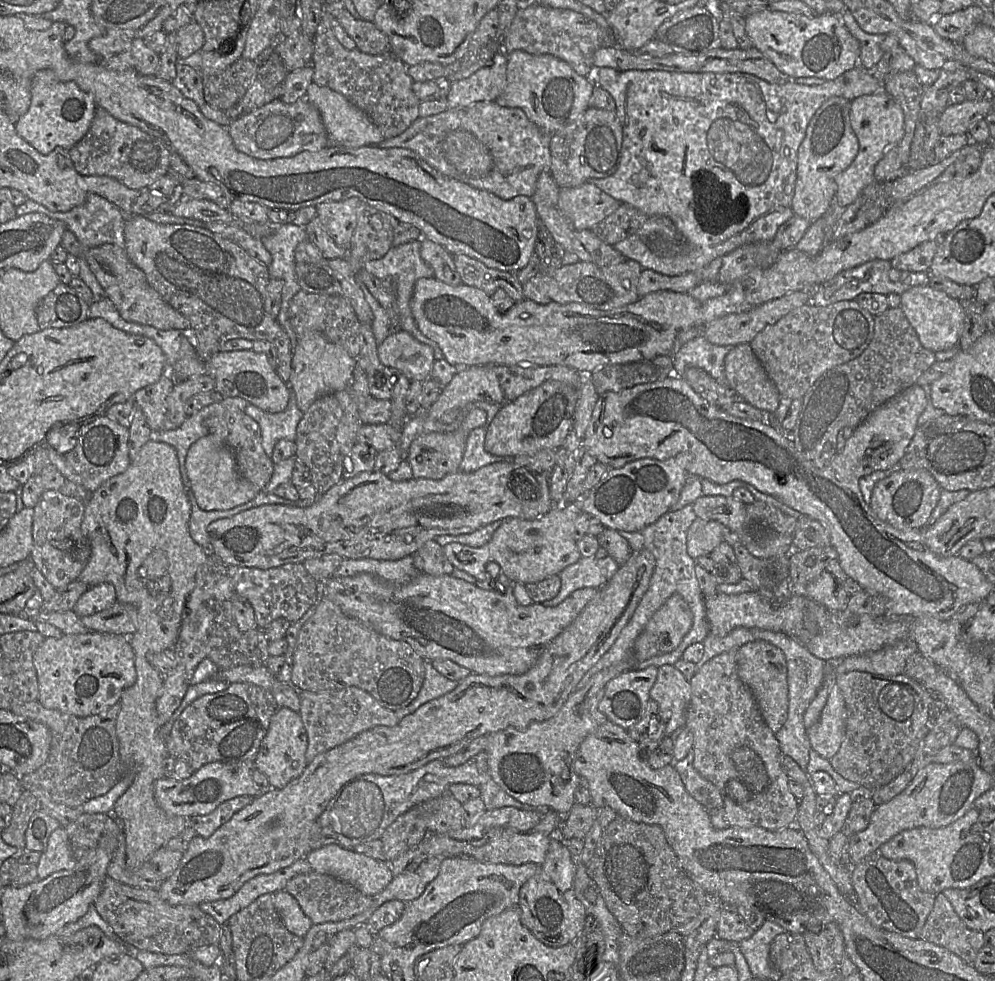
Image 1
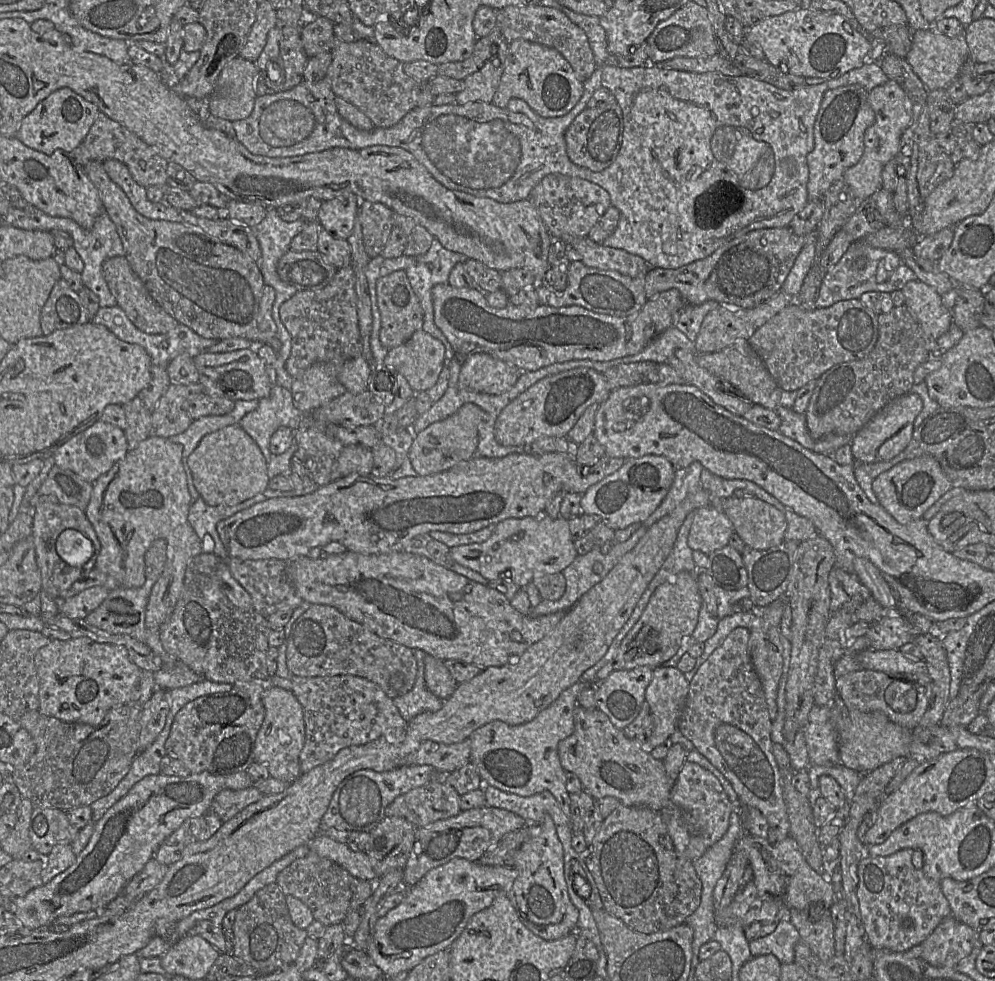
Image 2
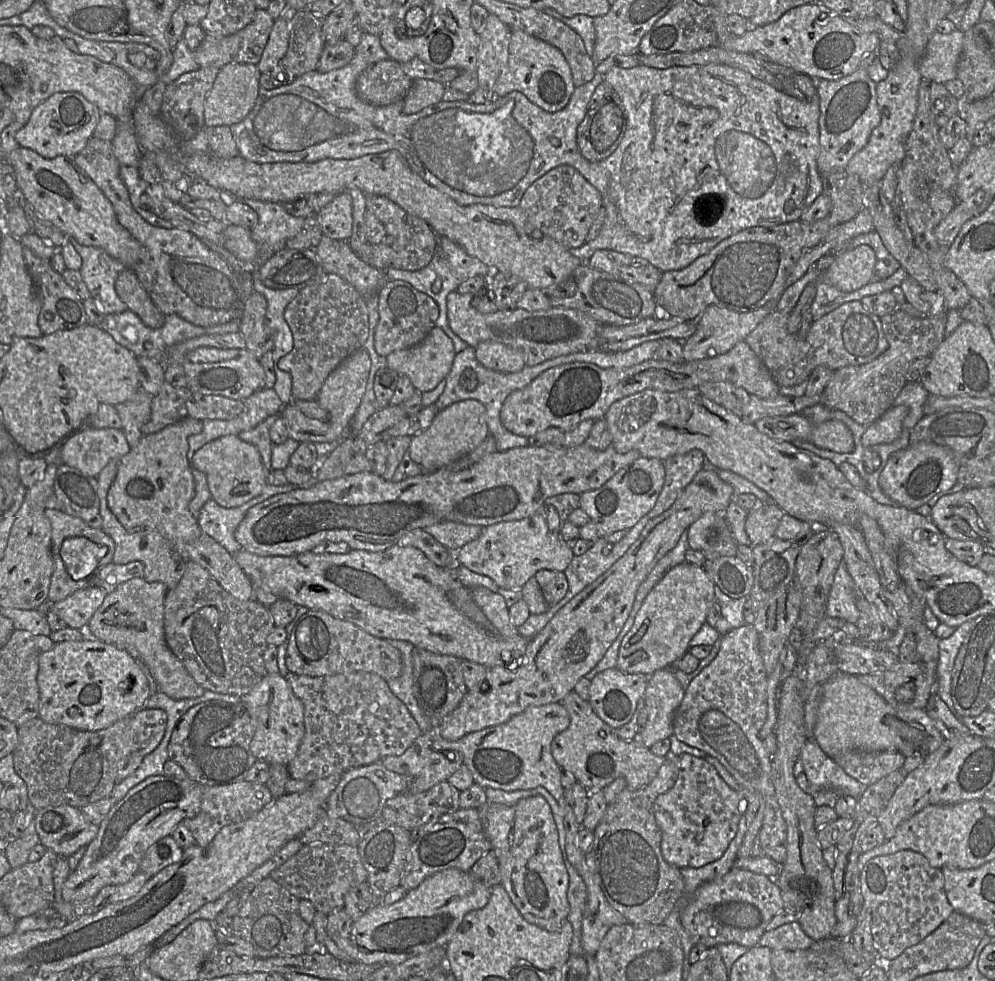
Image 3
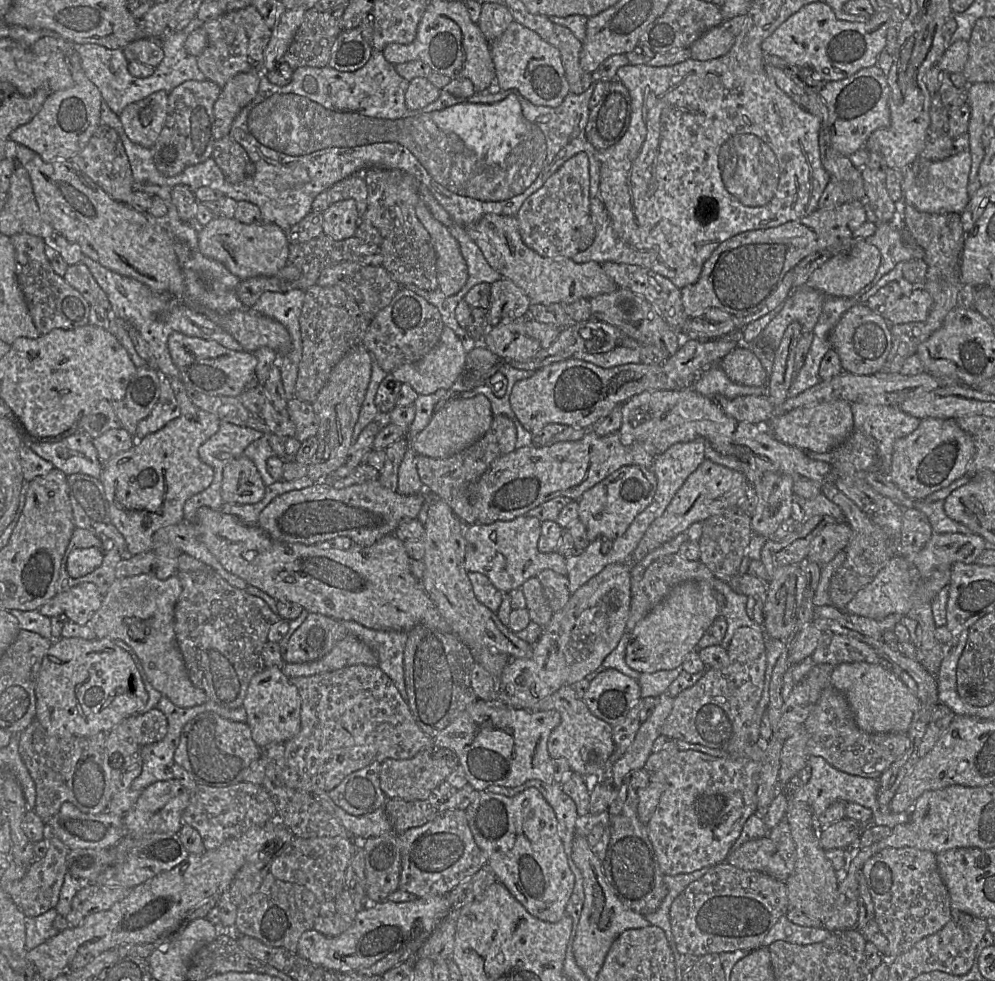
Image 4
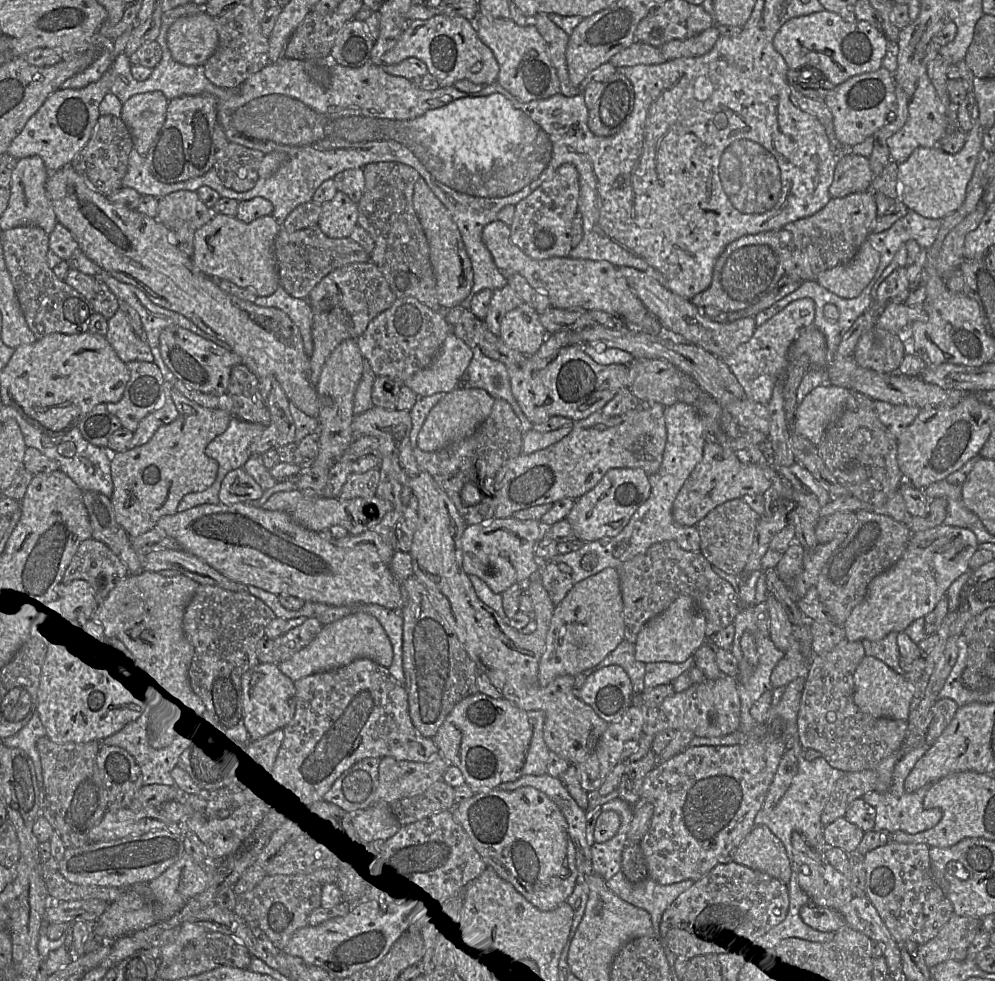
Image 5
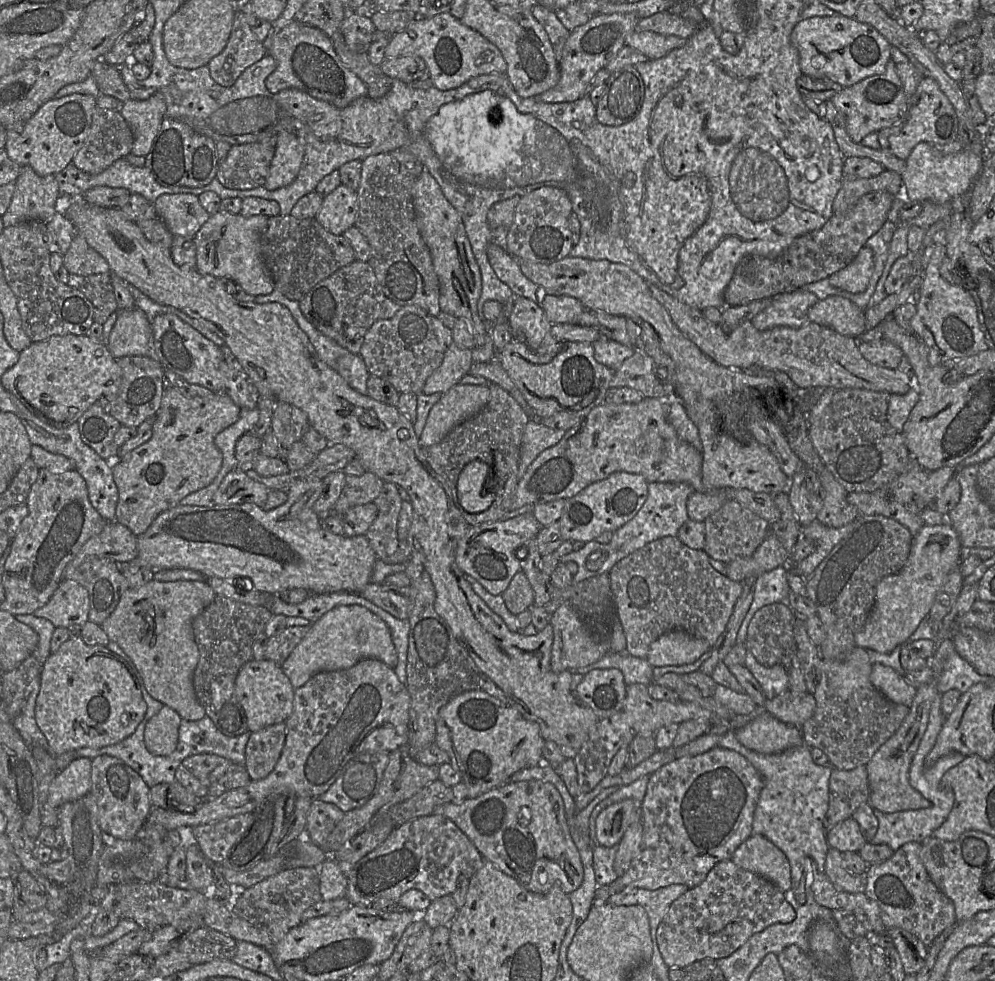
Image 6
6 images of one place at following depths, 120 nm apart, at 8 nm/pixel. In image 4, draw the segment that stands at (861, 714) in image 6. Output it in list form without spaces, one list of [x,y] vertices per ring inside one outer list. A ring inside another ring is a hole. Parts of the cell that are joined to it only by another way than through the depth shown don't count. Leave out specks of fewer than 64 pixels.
[[[814,664],[814,666],[819,666],[817,683],[818,691],[821,692],[803,723],[808,735],[807,757],[820,756],[842,772],[878,779],[908,749],[907,733],[868,733],[861,730],[855,722],[846,697],[830,683],[834,666],[830,664]]]

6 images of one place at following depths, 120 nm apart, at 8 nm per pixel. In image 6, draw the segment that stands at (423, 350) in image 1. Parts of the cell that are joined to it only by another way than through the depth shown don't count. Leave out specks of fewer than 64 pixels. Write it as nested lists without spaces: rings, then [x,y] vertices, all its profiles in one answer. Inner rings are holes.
[[[453,342],[446,350],[441,365],[426,380],[422,392],[425,395],[447,392],[469,374],[472,364],[472,349],[461,348]]]

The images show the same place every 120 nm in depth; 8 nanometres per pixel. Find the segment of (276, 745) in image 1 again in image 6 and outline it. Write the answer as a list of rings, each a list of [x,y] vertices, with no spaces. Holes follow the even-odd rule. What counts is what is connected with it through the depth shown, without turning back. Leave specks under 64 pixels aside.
[[[252,659],[245,663],[236,677],[235,693],[245,711],[248,730],[255,732],[285,722],[293,712],[294,691],[287,676],[274,661]]]

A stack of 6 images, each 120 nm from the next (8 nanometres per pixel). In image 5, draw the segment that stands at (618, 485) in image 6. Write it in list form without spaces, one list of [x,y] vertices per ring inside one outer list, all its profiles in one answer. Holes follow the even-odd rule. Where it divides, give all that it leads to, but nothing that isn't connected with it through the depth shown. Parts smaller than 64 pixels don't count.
[[[610,469],[594,488],[575,500],[566,519],[571,525],[576,539],[584,543],[603,537],[613,538],[627,525],[638,507],[648,499],[650,492],[649,476],[642,469]]]

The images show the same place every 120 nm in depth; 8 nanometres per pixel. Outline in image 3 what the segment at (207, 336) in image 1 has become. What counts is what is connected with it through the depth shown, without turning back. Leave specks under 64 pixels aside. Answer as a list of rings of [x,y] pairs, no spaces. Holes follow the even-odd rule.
[[[92,136],[86,146],[74,157],[76,165],[84,171],[111,202],[118,222],[129,231],[145,250],[145,256],[133,267],[141,285],[157,308],[164,314],[176,314],[187,322],[208,327],[241,319],[246,301],[254,290],[254,270],[233,270],[226,261],[213,252],[195,234],[180,228],[161,228],[147,222],[133,207],[129,192],[120,176],[119,163],[113,152],[112,141]]]

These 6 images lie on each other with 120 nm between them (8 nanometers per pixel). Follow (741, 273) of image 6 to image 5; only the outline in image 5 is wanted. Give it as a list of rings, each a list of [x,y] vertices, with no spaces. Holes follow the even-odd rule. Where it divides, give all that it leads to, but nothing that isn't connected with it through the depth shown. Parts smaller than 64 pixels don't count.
[[[855,192],[842,198],[831,198],[815,214],[780,229],[742,236],[727,245],[719,255],[710,286],[695,295],[691,303],[700,309],[714,306],[722,313],[732,313],[757,303],[784,276],[795,276],[802,282],[816,281],[821,272],[854,258],[872,233],[877,217],[874,193]]]

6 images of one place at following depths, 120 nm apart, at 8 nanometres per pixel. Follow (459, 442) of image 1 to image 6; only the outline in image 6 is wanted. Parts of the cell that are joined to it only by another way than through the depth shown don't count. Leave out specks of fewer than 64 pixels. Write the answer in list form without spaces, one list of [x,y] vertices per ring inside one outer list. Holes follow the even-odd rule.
[[[458,383],[442,393],[429,411],[419,437],[421,447],[432,446],[442,441],[454,427],[479,413],[489,398],[488,385]]]

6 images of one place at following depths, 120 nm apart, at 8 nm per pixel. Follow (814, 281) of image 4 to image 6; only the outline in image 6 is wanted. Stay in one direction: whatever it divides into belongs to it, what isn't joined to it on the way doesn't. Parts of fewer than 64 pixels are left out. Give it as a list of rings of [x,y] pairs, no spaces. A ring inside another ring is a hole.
[[[863,246],[853,261],[828,277],[830,284],[850,293],[863,292],[874,270],[873,252]]]

